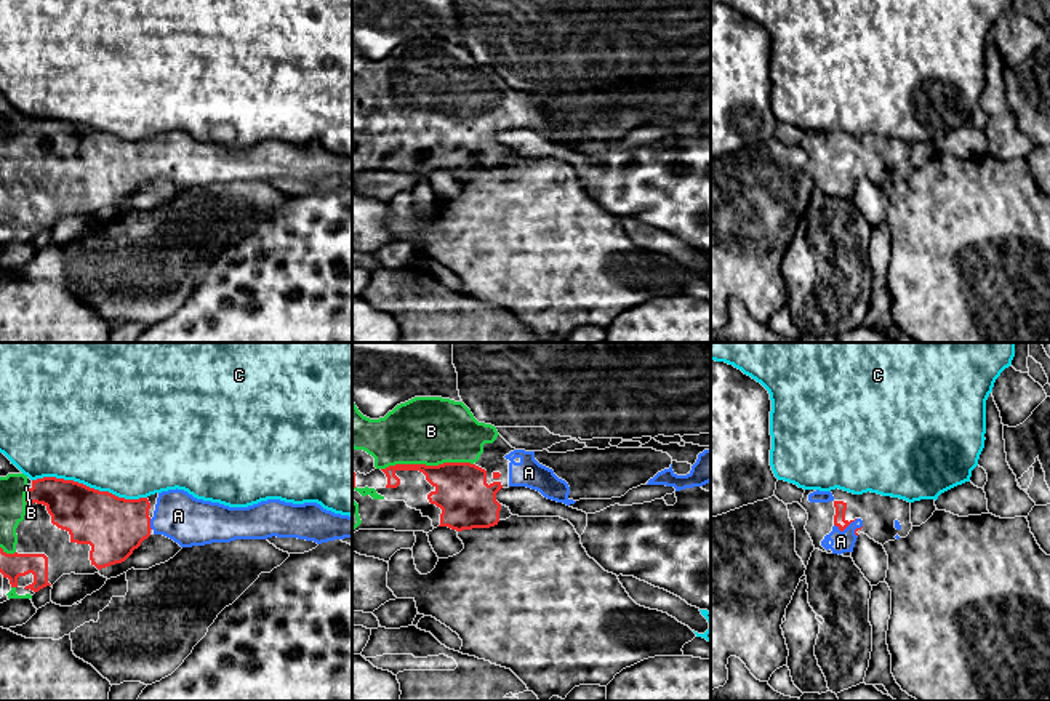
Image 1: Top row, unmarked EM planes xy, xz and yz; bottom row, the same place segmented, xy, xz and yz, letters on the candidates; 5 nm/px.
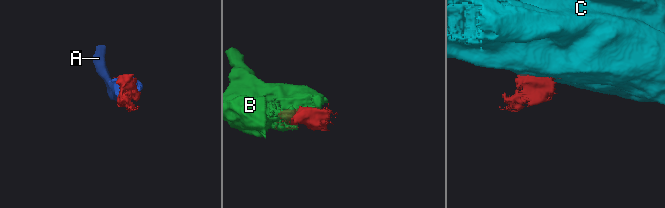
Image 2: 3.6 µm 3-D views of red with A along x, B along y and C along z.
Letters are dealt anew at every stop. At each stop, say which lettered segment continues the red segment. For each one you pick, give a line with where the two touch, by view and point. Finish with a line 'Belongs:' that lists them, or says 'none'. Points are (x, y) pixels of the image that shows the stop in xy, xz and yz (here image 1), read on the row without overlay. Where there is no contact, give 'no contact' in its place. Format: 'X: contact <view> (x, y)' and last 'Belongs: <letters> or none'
A: contact yz (845, 168)
B: contact xz (424, 106)
Belongs: A, B

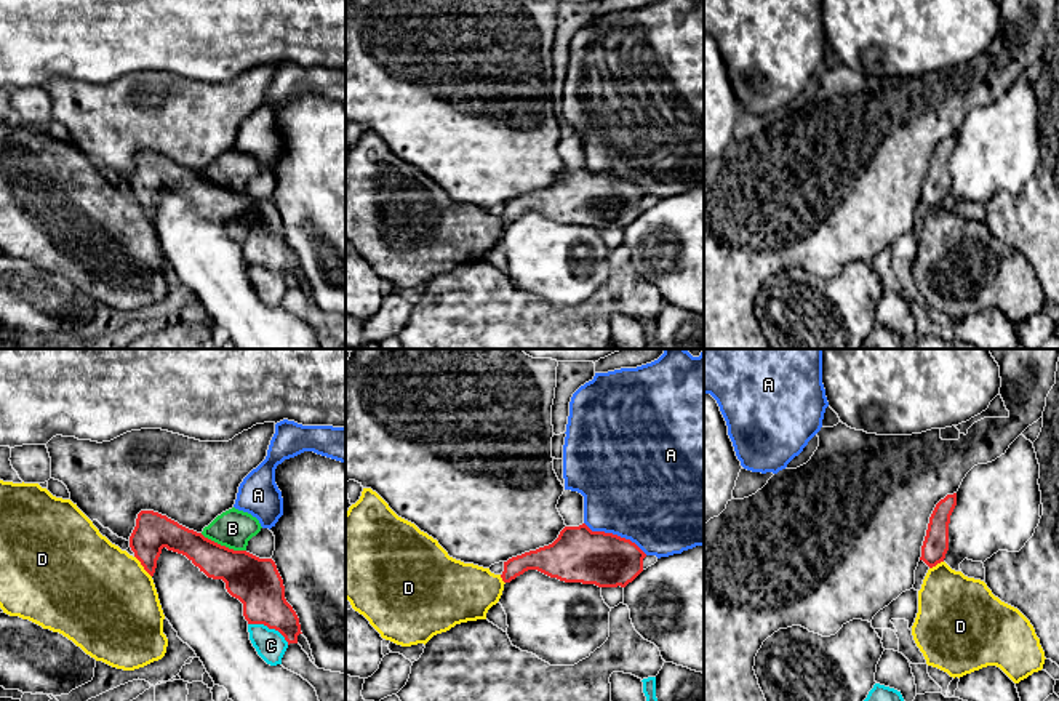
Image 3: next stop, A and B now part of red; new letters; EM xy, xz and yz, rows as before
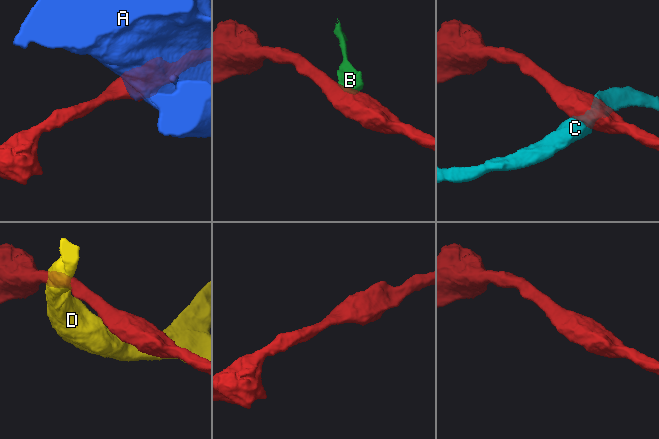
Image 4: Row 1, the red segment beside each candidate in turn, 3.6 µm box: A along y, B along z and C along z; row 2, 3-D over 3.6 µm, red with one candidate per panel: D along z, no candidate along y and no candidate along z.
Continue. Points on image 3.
Belongs: none

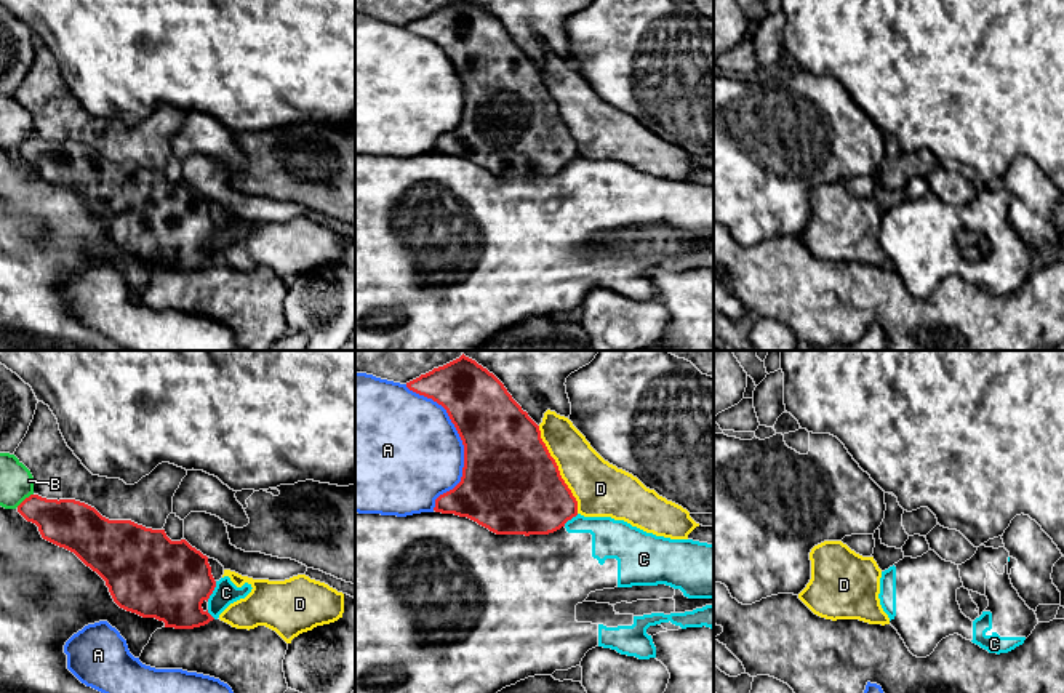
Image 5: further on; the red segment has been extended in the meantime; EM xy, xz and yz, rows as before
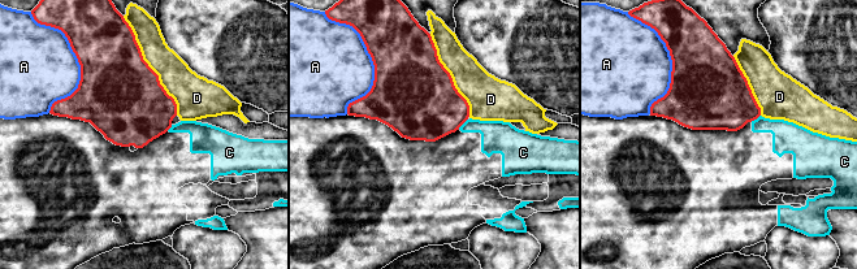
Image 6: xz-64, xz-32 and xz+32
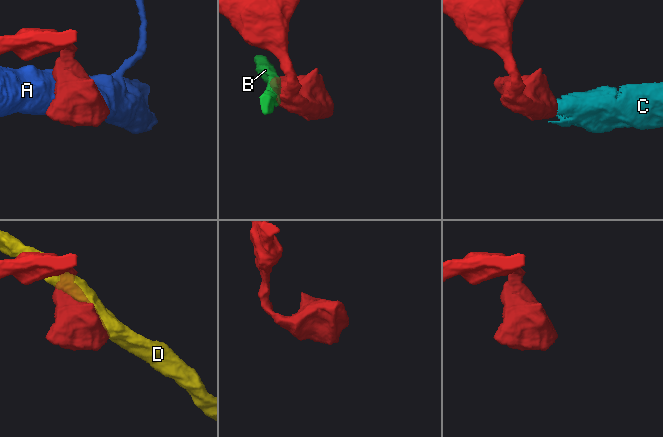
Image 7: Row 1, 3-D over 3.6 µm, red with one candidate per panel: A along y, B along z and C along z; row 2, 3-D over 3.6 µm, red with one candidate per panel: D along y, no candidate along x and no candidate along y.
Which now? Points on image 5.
Belongs: none

